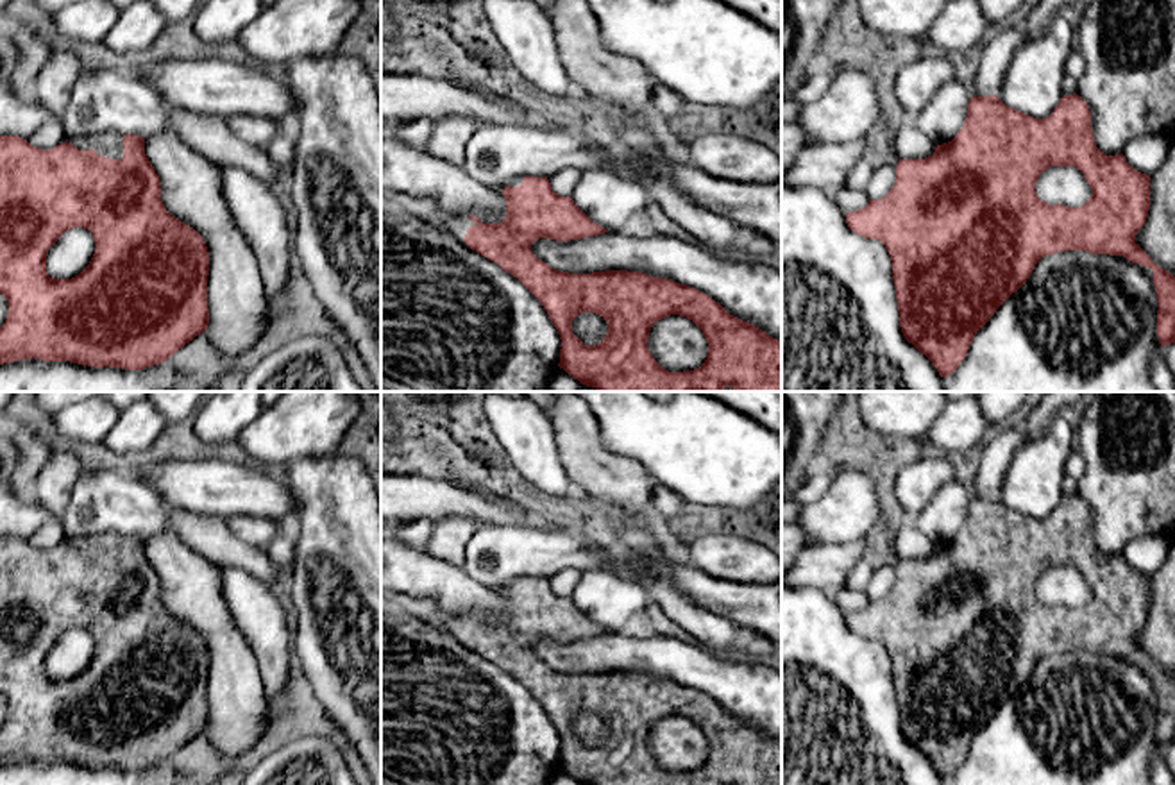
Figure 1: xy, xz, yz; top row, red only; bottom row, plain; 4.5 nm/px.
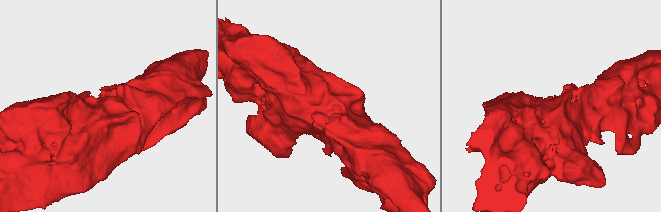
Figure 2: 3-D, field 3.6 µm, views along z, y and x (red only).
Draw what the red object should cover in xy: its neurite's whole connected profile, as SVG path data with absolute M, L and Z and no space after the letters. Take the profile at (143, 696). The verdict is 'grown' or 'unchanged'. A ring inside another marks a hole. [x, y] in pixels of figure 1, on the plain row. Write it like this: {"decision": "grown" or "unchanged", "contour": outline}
{"decision": "grown", "contour": "M116 531L66 536L50 551L32 547L20 536L0 536L0 694L9 706L0 728L0 765L34 758L143 771L165 764L207 730L207 676L206 642L166 612L159 576L145 554L141 536ZM73 628L91 631L97 651L79 676L54 679L46 674L46 653Z"}

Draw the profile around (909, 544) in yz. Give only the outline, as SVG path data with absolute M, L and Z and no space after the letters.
M909 520L894 536L894 553L900 560L925 560L935 553L935 547L937 545Z

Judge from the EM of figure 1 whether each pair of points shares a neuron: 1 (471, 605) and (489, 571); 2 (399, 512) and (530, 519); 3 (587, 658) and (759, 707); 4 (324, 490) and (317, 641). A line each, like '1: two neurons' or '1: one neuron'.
1: two neurons
2: one neuron
3: one neuron
4: one neuron

